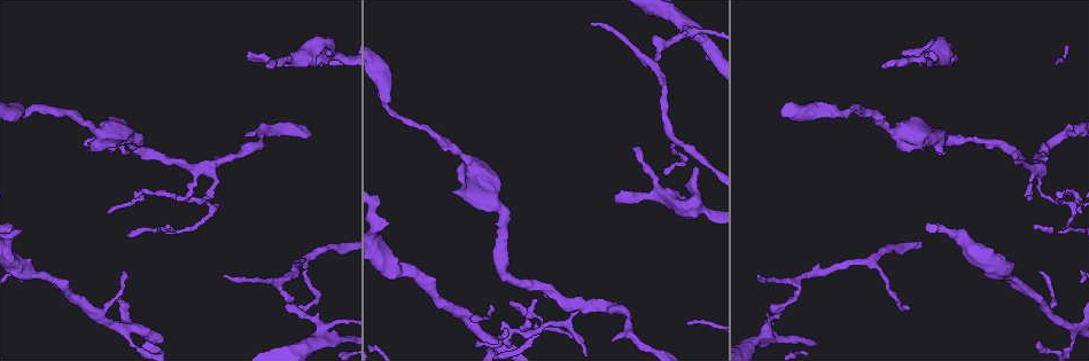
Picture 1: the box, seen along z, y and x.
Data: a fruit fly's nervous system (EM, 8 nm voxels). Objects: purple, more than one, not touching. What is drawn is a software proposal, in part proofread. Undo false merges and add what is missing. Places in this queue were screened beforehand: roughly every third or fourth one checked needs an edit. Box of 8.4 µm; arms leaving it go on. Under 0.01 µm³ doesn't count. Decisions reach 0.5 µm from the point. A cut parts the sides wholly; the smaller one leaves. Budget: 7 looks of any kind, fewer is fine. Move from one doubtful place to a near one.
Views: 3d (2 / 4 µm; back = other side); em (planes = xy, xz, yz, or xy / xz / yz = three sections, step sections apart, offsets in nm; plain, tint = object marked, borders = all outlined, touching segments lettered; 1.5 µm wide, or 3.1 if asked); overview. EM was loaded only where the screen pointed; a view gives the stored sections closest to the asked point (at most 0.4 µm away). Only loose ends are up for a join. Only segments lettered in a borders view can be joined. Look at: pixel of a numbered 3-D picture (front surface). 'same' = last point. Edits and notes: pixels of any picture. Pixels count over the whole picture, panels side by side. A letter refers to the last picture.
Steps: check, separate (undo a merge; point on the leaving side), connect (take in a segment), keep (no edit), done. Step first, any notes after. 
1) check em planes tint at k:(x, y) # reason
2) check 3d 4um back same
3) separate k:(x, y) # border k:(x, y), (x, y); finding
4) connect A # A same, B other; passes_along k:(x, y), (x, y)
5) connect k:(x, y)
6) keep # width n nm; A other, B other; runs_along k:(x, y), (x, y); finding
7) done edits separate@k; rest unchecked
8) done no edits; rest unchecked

check 3d 4um at 1:(20, 107) # calibre changes

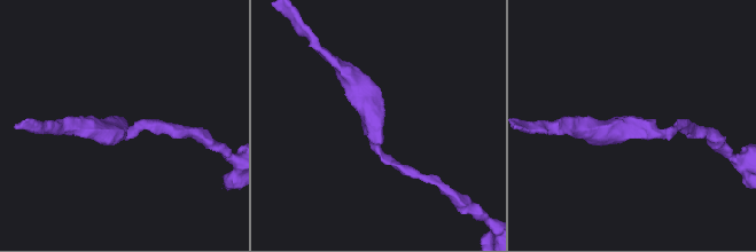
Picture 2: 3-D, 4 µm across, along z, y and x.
check em planes tint at 2:(639, 128)

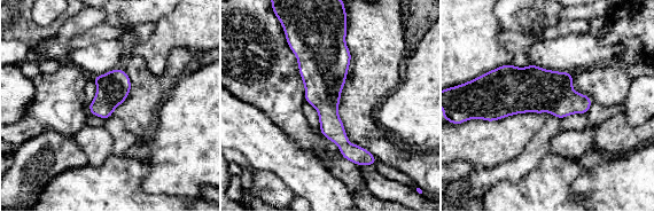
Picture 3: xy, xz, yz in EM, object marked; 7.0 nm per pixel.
check em planes borders same # what lies round it

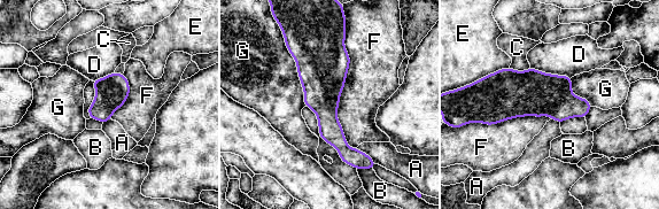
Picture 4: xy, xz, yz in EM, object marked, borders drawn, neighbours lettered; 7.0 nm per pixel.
keep # longest_contact F 950 nm; A other, B other, C other, D other, E other, F other, G other; border 4:(343, 13), (338, 121), (356, 148); all the same neuron

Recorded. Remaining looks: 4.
check 3d 2um at 1:(616, 194) # free end

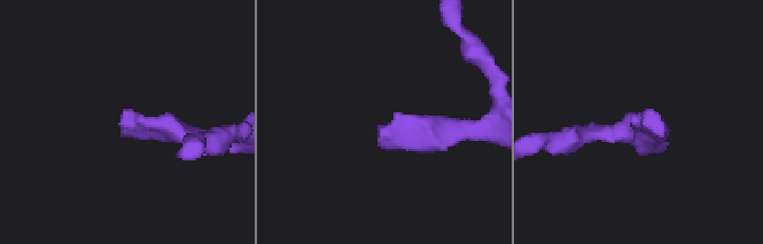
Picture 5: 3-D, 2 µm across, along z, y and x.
check em xy step 8 borders at 5:(385, 128)

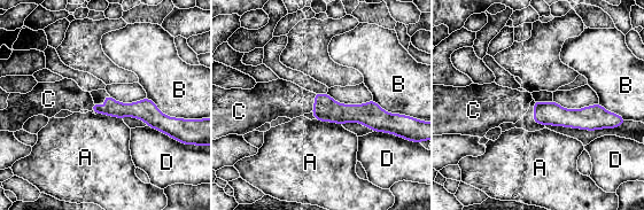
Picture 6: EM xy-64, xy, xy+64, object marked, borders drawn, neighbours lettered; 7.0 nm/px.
connect C # width 130 nm; A other, B other, C same, D other; it goes on there

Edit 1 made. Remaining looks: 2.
check em planes borders at 1:(179, 198) # tapers out

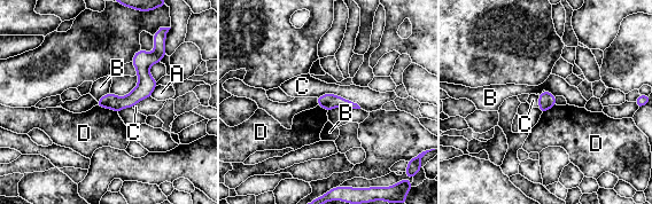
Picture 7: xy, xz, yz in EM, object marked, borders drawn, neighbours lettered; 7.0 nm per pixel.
keep # A other, B other, C other, D other; border 7:(96, 104), (110, 108), (117, 114); none of them fits

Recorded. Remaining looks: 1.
done edits connect@6; rest unchecked

